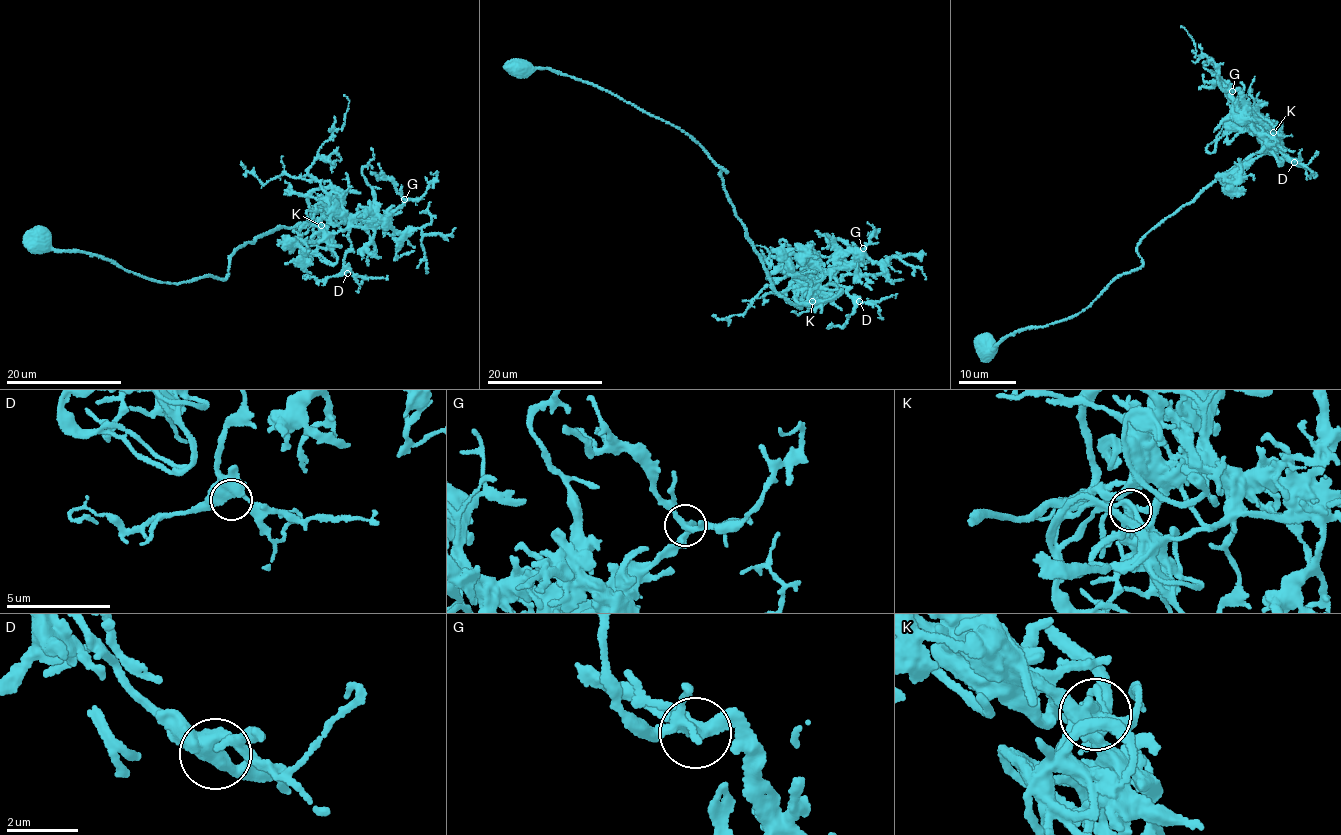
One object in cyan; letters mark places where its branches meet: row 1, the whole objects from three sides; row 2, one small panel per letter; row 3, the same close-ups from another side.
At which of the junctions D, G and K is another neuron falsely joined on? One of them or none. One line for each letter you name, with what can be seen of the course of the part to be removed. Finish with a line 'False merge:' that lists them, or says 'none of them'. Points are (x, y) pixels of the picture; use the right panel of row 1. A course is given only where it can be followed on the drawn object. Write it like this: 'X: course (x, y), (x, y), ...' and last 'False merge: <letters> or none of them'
K: course (1273, 133), (1266, 139), (1259, 119), (1238, 108), (1238, 113), (1255, 132), (1237, 118), (1221, 130), (1206, 152)
False merge: K

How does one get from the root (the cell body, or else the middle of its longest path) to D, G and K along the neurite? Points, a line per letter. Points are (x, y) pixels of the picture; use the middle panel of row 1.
D: (522, 65), (593, 83), (693, 136), (725, 169), (737, 217), (792, 304), (829, 273), (859, 301)
G: (522, 65), (593, 83), (693, 136), (725, 169), (737, 217), (792, 304), (823, 274), (853, 265), (863, 248)
K: (522, 65), (593, 83), (693, 136), (726, 171), (720, 173), (726, 191), (776, 292), (799, 306), (812, 301)

